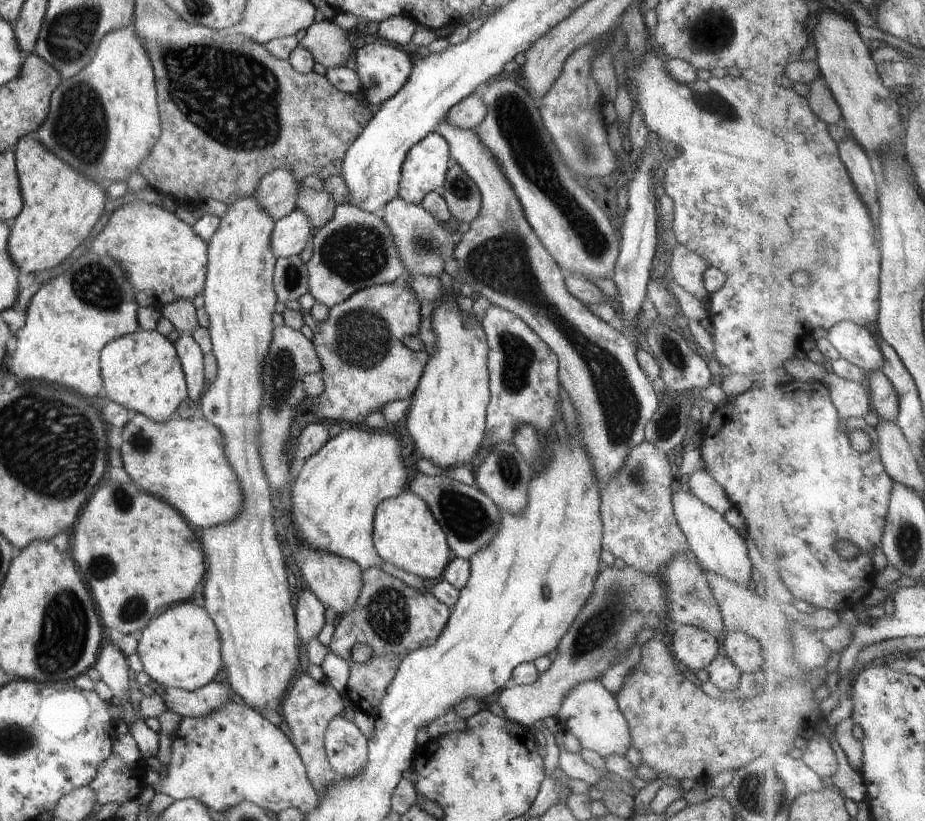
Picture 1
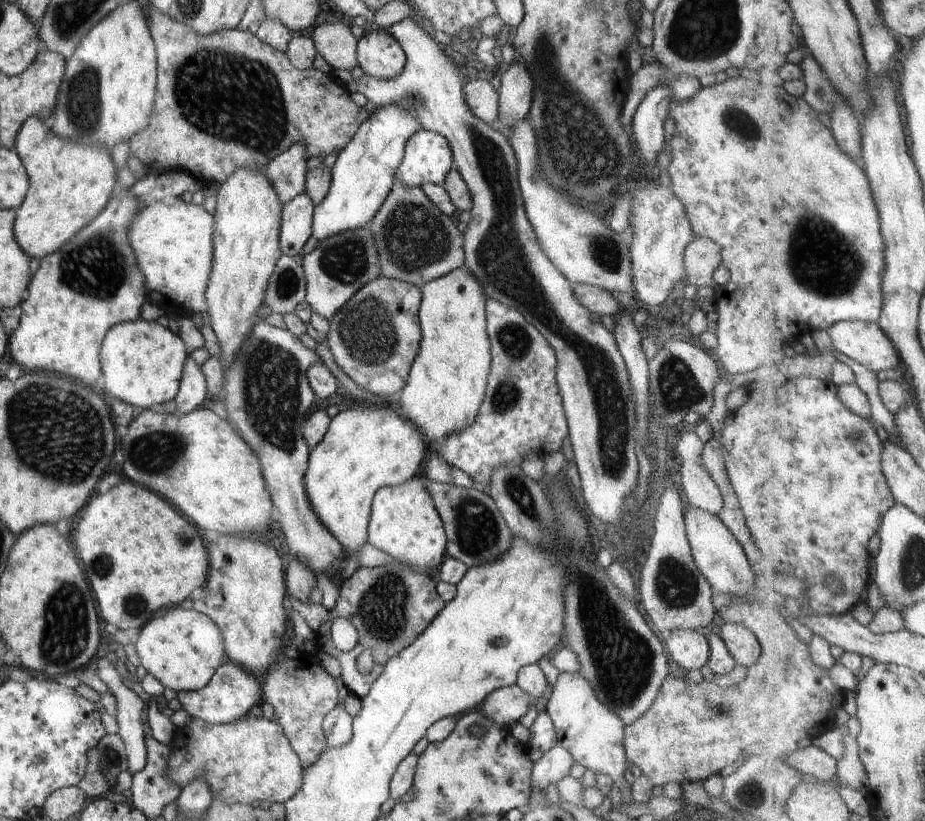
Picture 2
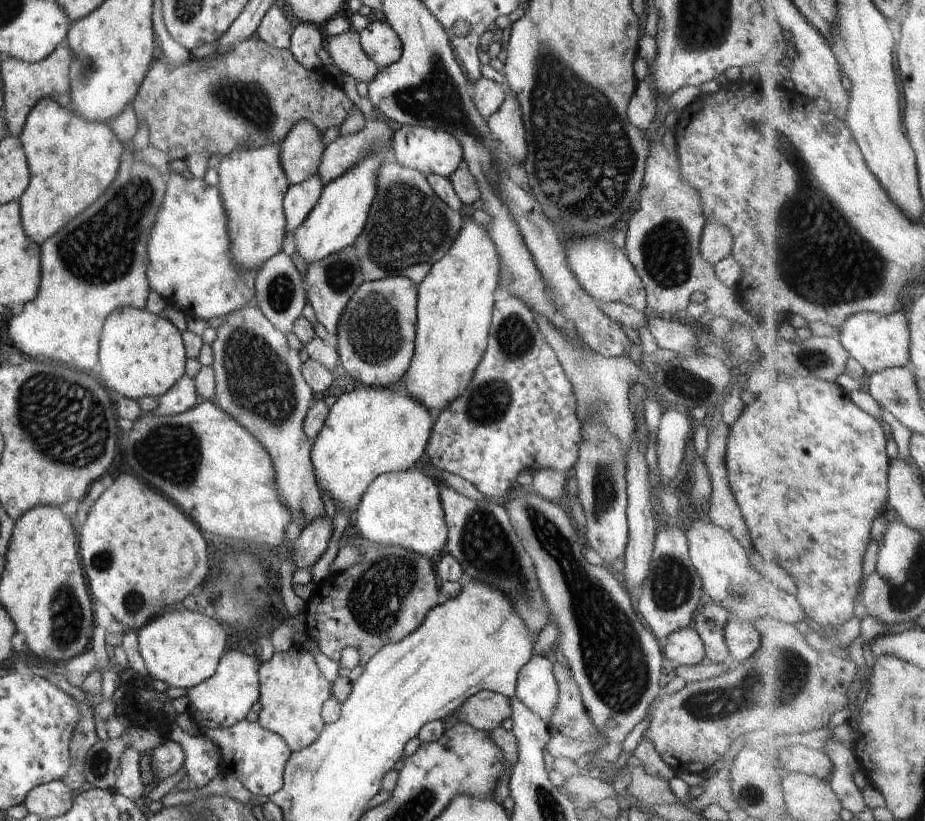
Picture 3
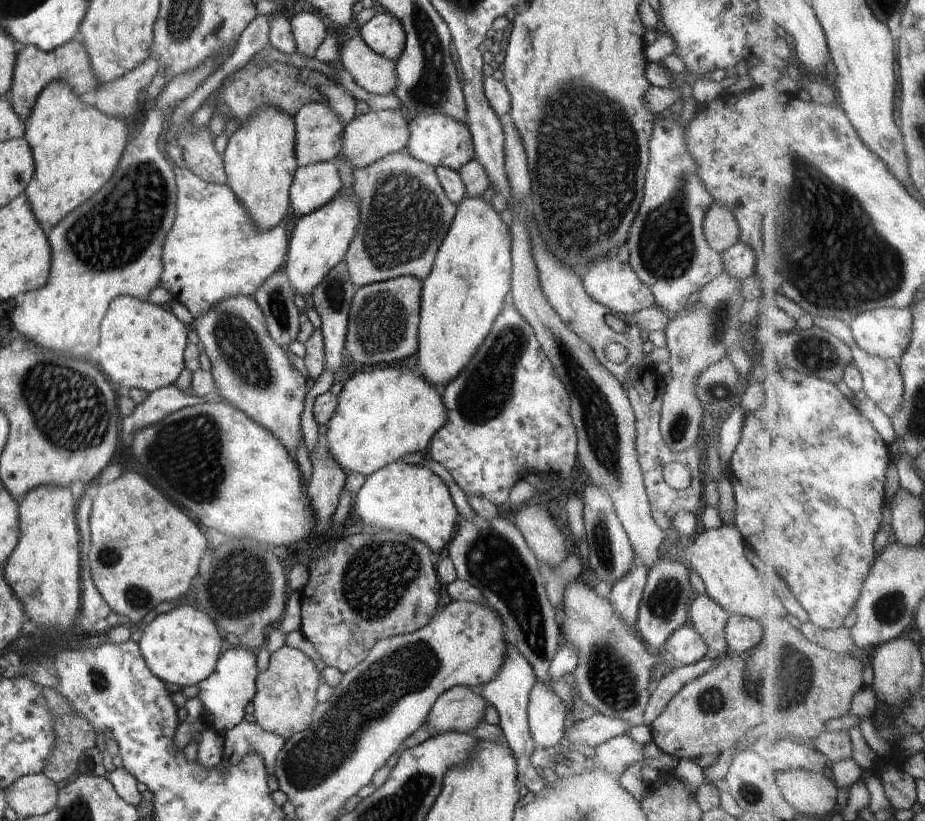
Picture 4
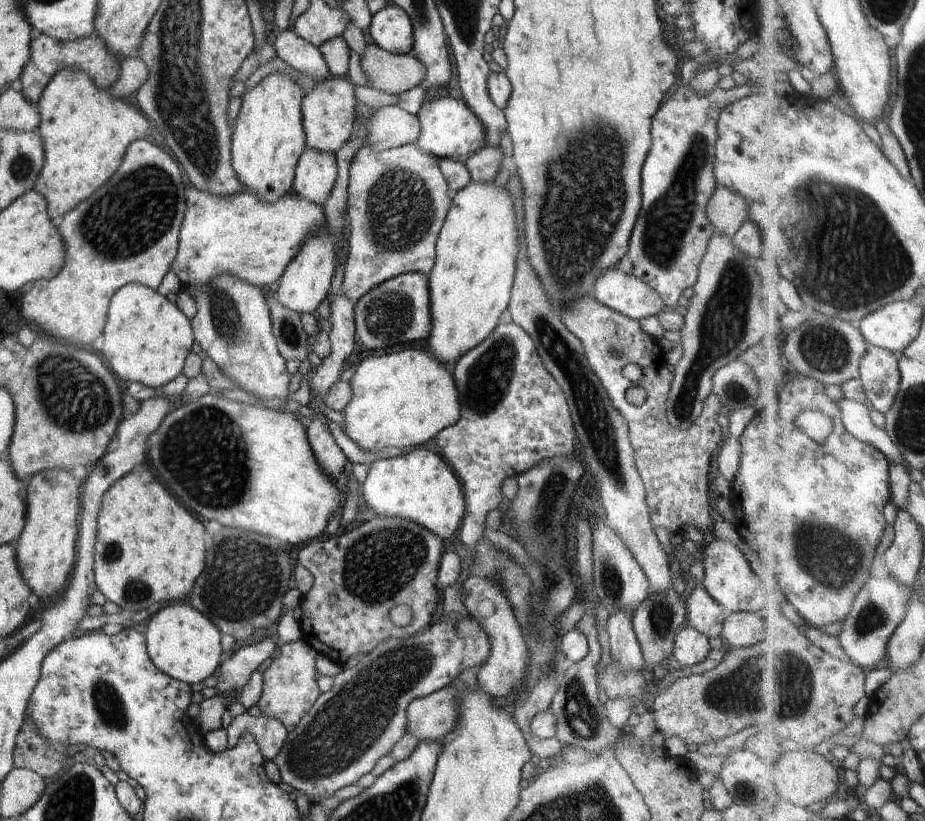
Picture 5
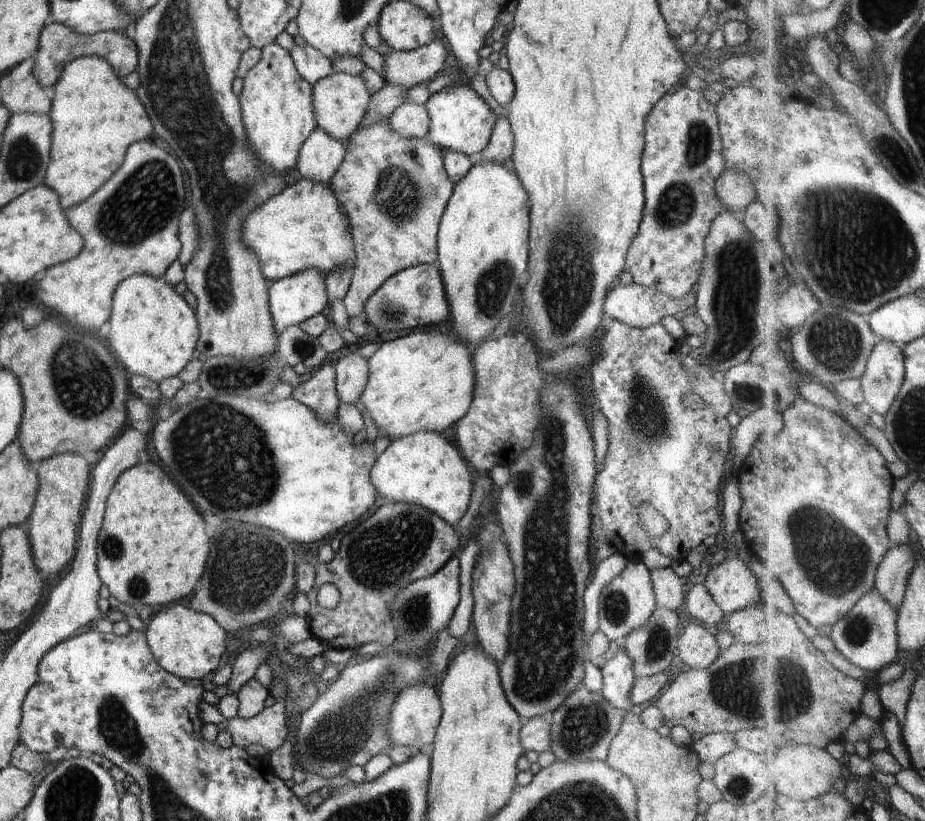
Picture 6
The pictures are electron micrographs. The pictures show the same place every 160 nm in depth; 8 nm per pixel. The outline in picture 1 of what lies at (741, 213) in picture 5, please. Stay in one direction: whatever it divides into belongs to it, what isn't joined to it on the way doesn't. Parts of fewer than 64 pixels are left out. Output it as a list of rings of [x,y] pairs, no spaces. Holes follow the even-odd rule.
[[[680,243],[672,246],[670,253],[673,279],[694,298],[700,301],[708,298],[710,294],[704,286],[703,274],[709,264],[700,255],[689,251]]]

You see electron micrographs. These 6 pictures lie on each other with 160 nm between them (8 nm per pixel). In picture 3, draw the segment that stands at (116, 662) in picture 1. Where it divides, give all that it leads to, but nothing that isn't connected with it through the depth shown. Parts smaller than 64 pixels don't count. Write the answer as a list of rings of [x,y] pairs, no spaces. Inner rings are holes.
[[[126,747],[120,755],[121,774],[115,782],[115,791],[135,801],[146,794],[150,786],[140,774],[140,752],[134,747]]]

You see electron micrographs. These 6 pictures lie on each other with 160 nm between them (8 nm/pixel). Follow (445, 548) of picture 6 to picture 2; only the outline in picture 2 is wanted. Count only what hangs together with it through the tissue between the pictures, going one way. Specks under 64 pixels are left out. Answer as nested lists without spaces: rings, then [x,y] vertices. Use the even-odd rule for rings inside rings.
[[[394,560],[392,564],[381,567],[358,567],[358,570],[346,580],[339,582],[339,596],[336,607],[329,611],[329,620],[315,633],[315,641],[320,651],[330,653],[338,662],[341,662],[341,679],[348,692],[362,700],[370,690],[373,682],[383,673],[386,663],[406,647],[409,647],[438,616],[438,613],[446,606],[440,598],[432,578],[425,576],[422,570],[411,568],[409,565]],[[340,617],[349,620],[358,631],[358,644],[351,651],[341,651],[330,640],[331,622]],[[364,650],[371,650],[375,666],[371,673],[360,674],[356,669],[356,658]]]

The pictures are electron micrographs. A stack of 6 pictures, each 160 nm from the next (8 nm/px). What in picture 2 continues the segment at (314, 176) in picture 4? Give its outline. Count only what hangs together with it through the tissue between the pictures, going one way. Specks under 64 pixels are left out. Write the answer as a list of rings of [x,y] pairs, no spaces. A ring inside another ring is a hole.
[[[304,192],[281,210],[279,247],[282,255],[294,258],[313,236],[313,202]]]

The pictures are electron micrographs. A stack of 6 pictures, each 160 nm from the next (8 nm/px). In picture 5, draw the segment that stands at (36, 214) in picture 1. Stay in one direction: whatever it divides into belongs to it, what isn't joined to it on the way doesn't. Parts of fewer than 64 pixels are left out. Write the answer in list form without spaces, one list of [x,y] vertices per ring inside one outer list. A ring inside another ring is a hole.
[[[78,68],[56,72],[38,101],[40,122],[36,132],[44,149],[44,166],[33,188],[46,199],[48,216],[58,222],[79,202],[94,194],[118,170],[131,142],[158,135],[136,108],[99,89]]]

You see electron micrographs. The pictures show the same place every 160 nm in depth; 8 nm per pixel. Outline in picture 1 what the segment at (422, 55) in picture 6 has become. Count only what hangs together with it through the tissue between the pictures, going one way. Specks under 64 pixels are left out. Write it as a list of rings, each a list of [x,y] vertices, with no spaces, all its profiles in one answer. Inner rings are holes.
[[[324,19],[312,23],[306,29],[306,35],[300,40],[299,46],[312,54],[315,62],[327,69],[341,67],[346,64],[352,52],[347,34],[334,21]]]

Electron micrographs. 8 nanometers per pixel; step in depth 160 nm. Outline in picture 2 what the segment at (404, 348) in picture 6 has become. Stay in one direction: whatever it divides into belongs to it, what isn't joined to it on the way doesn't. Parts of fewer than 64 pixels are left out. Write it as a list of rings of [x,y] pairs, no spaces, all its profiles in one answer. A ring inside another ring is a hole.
[[[356,404],[331,418],[324,438],[310,451],[304,488],[312,512],[344,550],[341,580],[350,578],[360,567],[358,554],[368,543],[371,506],[378,489],[416,477],[428,449],[417,426],[387,405]]]

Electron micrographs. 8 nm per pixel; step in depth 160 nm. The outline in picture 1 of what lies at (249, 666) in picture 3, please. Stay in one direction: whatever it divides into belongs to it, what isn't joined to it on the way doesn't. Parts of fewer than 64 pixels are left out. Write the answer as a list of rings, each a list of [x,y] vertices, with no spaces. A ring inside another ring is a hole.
[[[214,680],[211,683],[204,685],[202,688],[193,691],[165,687],[165,691],[161,697],[162,702],[164,702],[168,711],[172,711],[174,714],[181,717],[200,718],[207,715],[209,712],[216,710],[226,701],[230,701],[231,699],[228,696],[228,690],[231,690],[228,682],[221,684]]]

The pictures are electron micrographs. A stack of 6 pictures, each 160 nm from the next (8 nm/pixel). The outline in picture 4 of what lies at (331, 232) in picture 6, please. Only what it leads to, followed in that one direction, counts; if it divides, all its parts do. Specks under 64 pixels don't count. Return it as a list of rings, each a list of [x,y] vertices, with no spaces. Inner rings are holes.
[[[174,164],[171,167],[177,184],[176,216],[162,245],[163,271],[159,286],[164,287],[174,301],[182,302],[194,319],[199,319],[220,301],[238,295],[252,297],[271,274],[284,267],[295,217],[291,214],[288,220],[284,220],[272,230],[259,231],[228,185],[210,184],[188,169]]]

